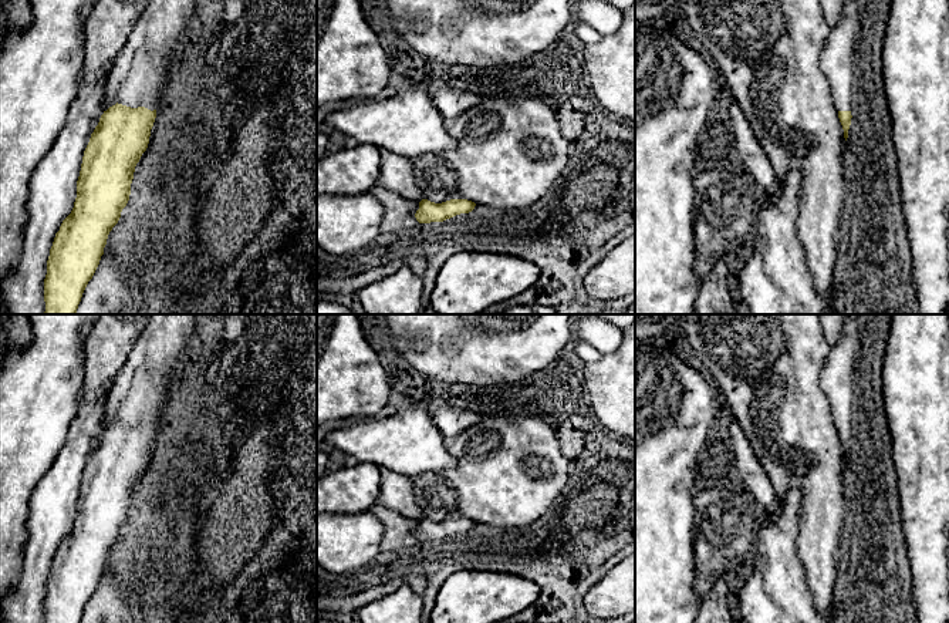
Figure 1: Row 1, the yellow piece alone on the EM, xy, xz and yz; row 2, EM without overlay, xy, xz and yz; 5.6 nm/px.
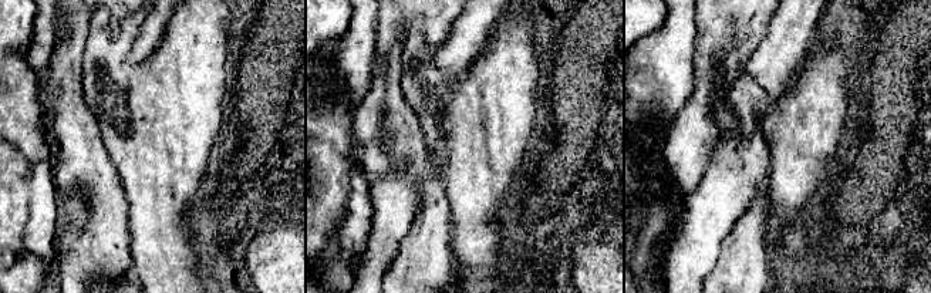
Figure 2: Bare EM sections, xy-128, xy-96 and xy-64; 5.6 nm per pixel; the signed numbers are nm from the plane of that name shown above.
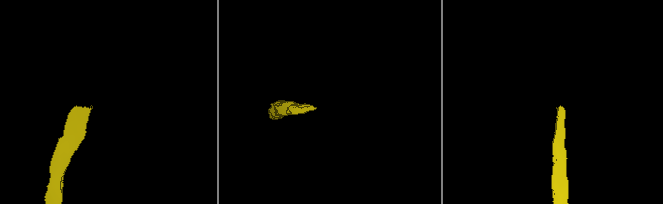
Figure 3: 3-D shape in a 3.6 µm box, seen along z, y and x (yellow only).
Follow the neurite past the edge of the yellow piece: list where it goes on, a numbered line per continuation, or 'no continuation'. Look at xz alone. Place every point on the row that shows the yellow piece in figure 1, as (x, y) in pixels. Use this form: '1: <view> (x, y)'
no continuation

